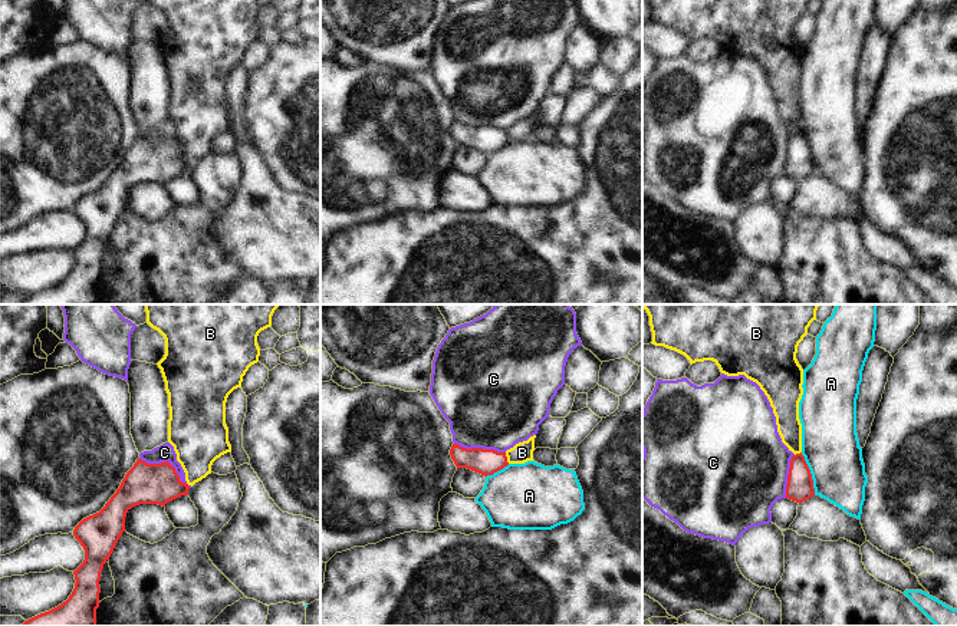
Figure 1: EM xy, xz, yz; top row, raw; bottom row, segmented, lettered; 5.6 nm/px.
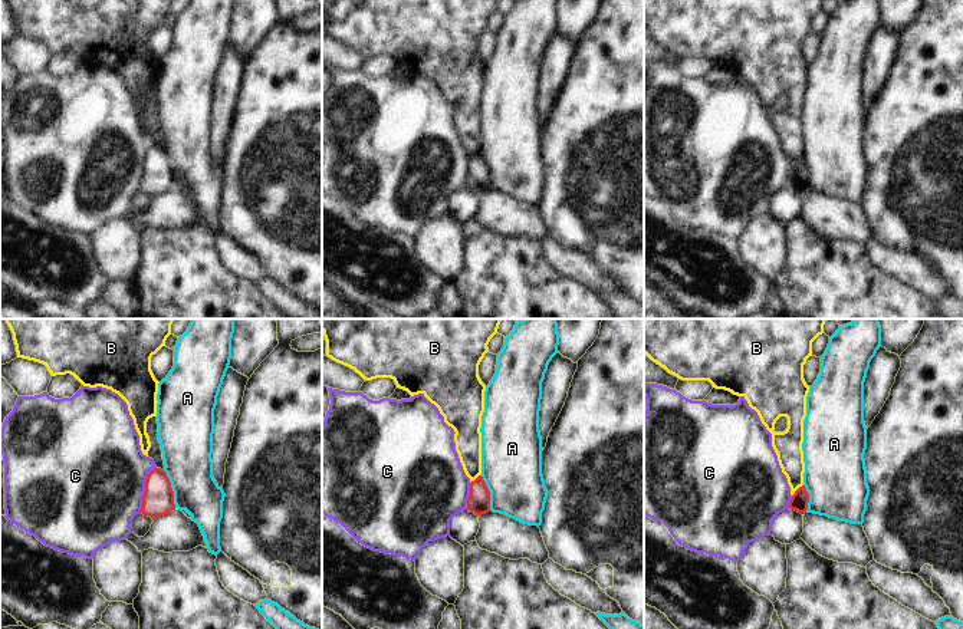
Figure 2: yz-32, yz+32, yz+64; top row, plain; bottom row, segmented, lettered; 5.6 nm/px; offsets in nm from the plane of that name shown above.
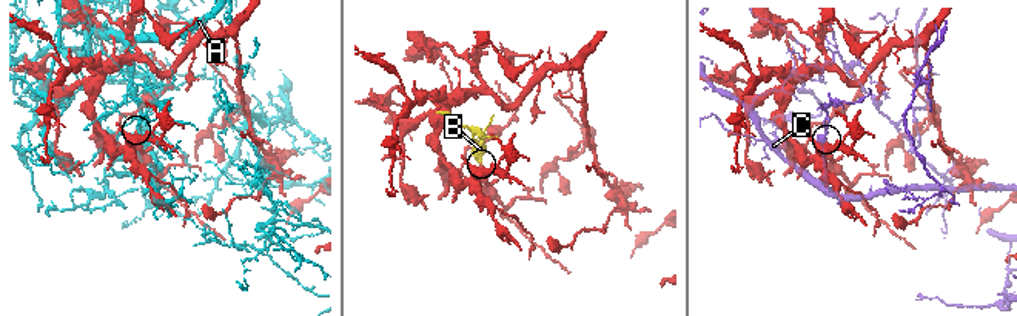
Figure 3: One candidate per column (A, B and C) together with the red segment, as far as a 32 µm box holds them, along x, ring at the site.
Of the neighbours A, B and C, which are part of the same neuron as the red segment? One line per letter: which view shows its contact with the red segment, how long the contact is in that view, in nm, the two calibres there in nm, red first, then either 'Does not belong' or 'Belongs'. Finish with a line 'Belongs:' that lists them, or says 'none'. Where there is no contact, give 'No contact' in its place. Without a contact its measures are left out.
A: Touches red in yz. Shared border 260 nm. Thickness 150 nm (red) against 320 nm. Does not belong
B: Touches red in xz. Shared border 70 nm. Thickness 140 nm (red) against 120 nm. Does not belong
C: Touches red in xy. Shared border 340 nm. Thickness 220 nm (red) against 100 nm. Does not belong
Belongs: none.

